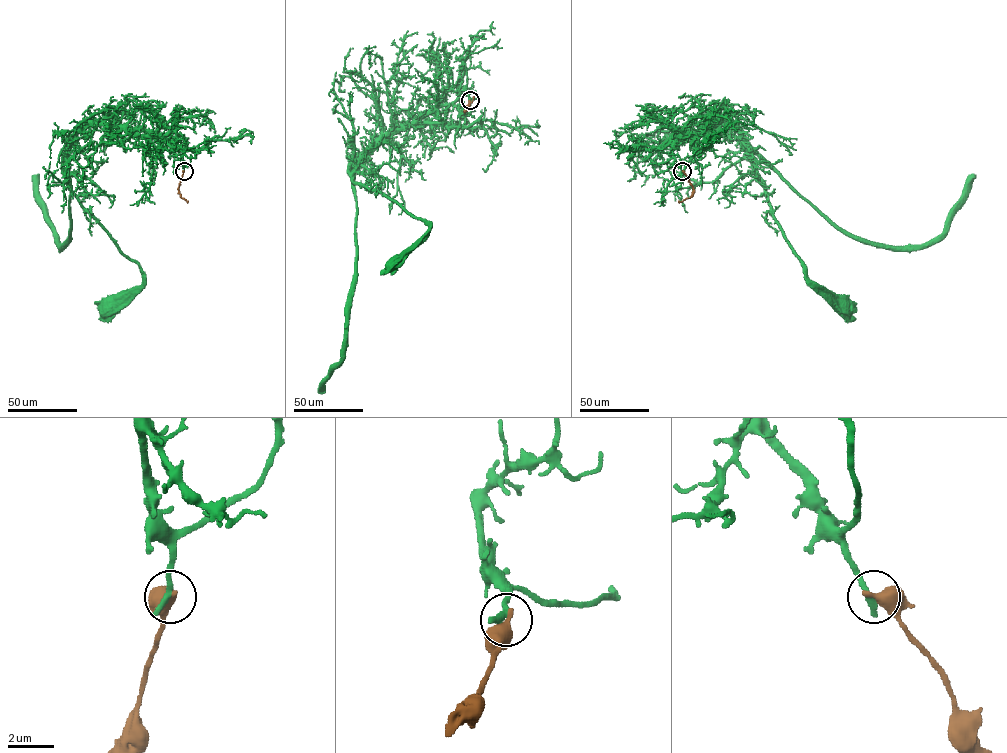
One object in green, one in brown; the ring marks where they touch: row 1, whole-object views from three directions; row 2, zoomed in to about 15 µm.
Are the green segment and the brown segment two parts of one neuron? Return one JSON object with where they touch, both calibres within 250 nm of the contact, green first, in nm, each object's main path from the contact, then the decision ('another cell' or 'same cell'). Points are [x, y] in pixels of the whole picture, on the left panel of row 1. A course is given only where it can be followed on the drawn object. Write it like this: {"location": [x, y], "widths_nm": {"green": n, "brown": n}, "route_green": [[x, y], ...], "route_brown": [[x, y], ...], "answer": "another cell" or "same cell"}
{"location": [184, 171], "widths_nm": {"green": 320, "brown": 550}, "route_green": [[184, 170], [169, 142], [129, 129], [85, 125], [67, 151], [68, 189], [141, 272], [142, 283], [106, 310]], "route_brown": [[184, 171], [178, 193], [188, 201]], "answer": "another cell"}

